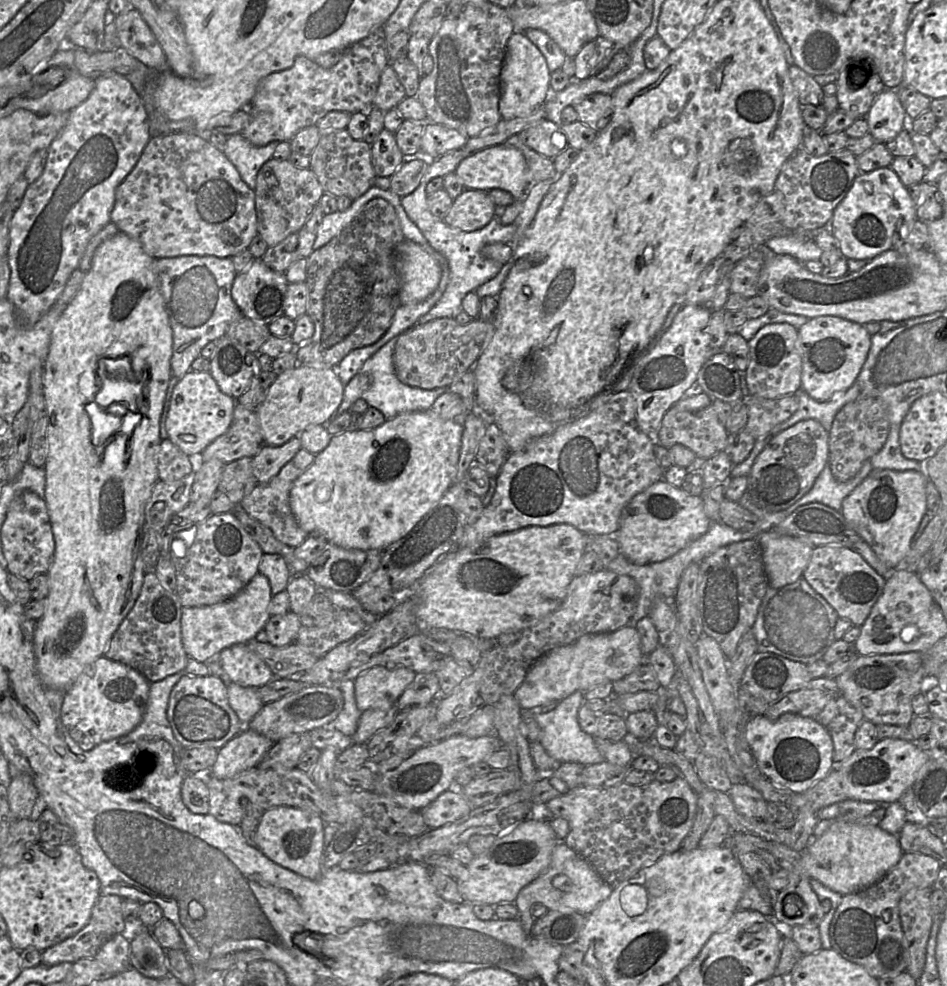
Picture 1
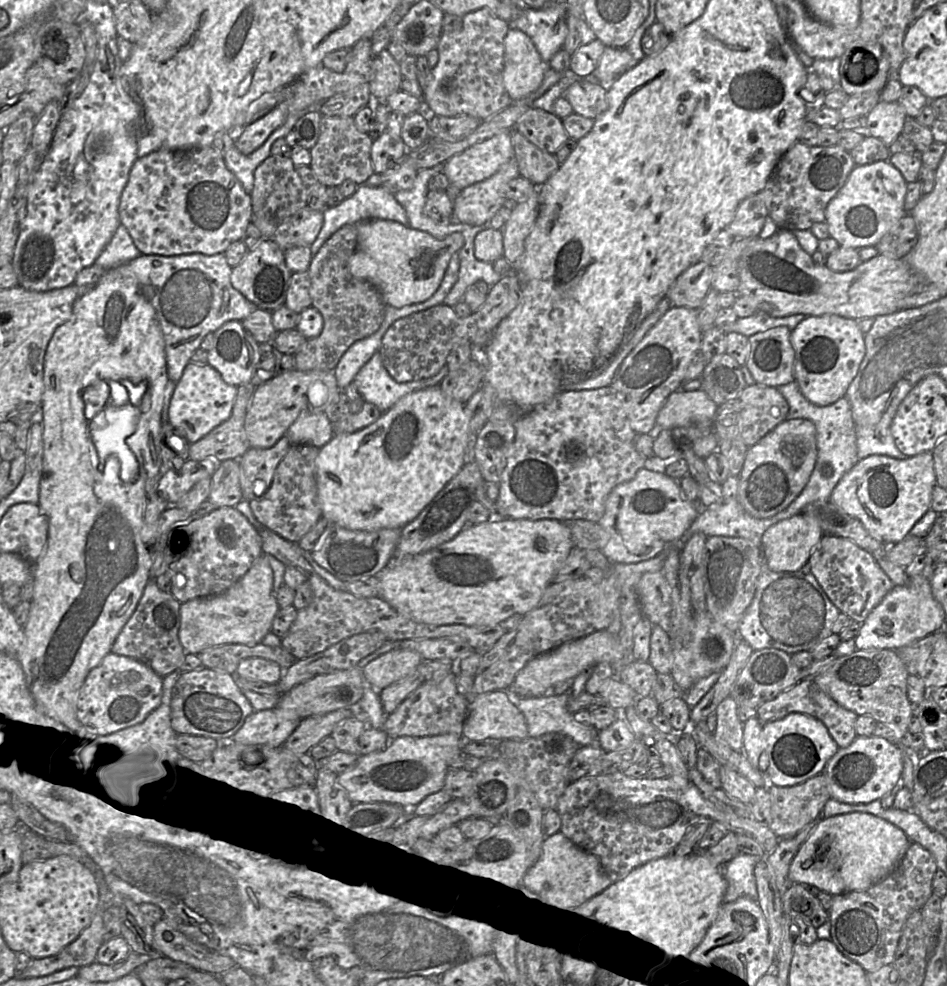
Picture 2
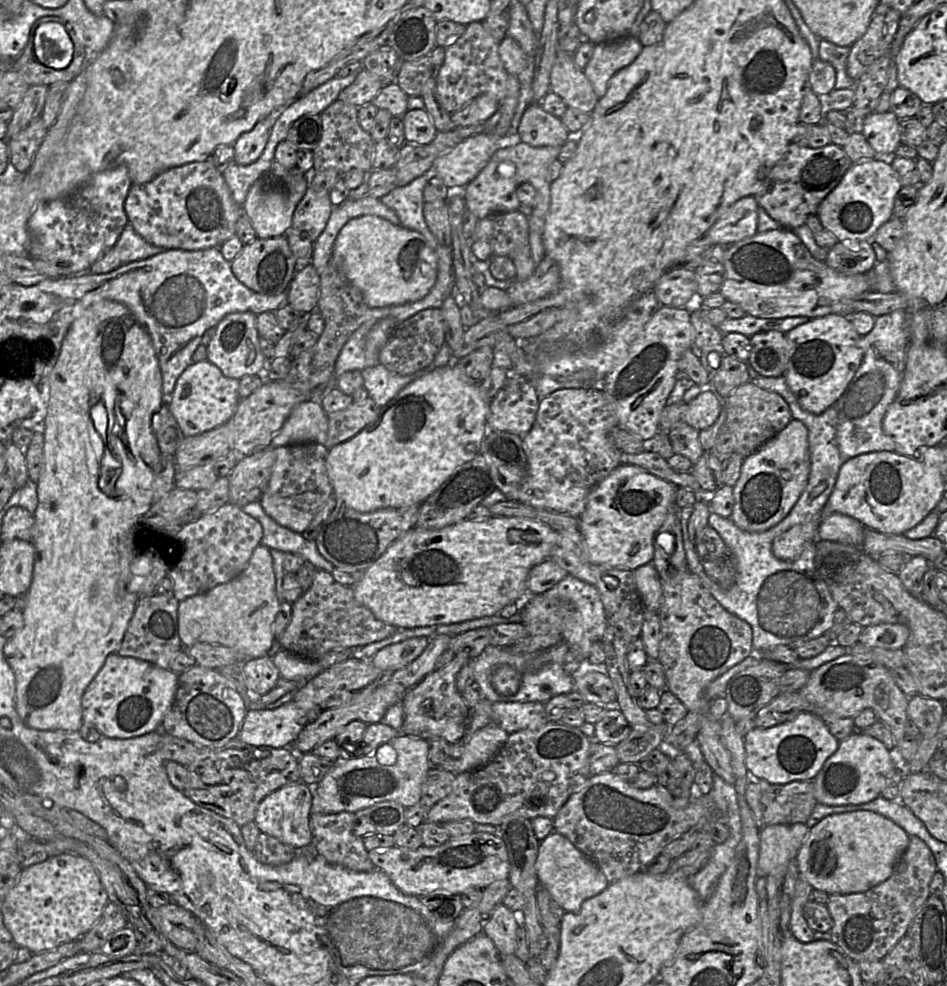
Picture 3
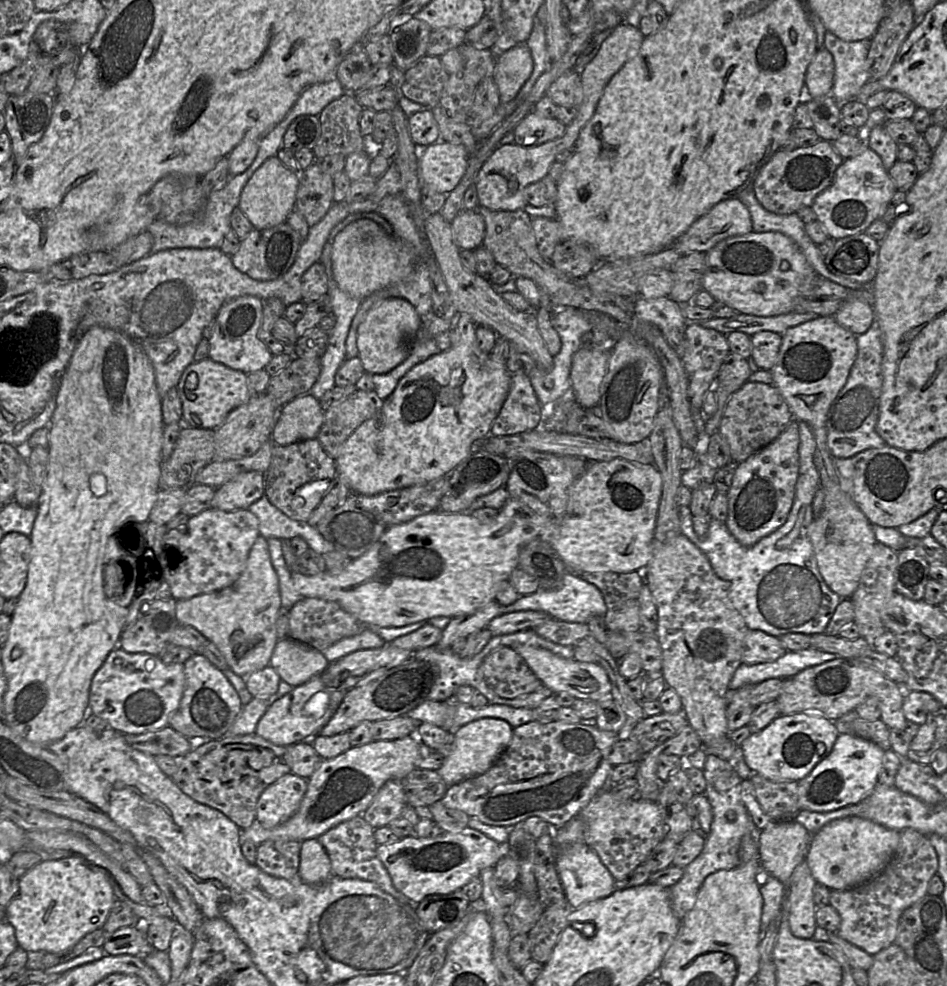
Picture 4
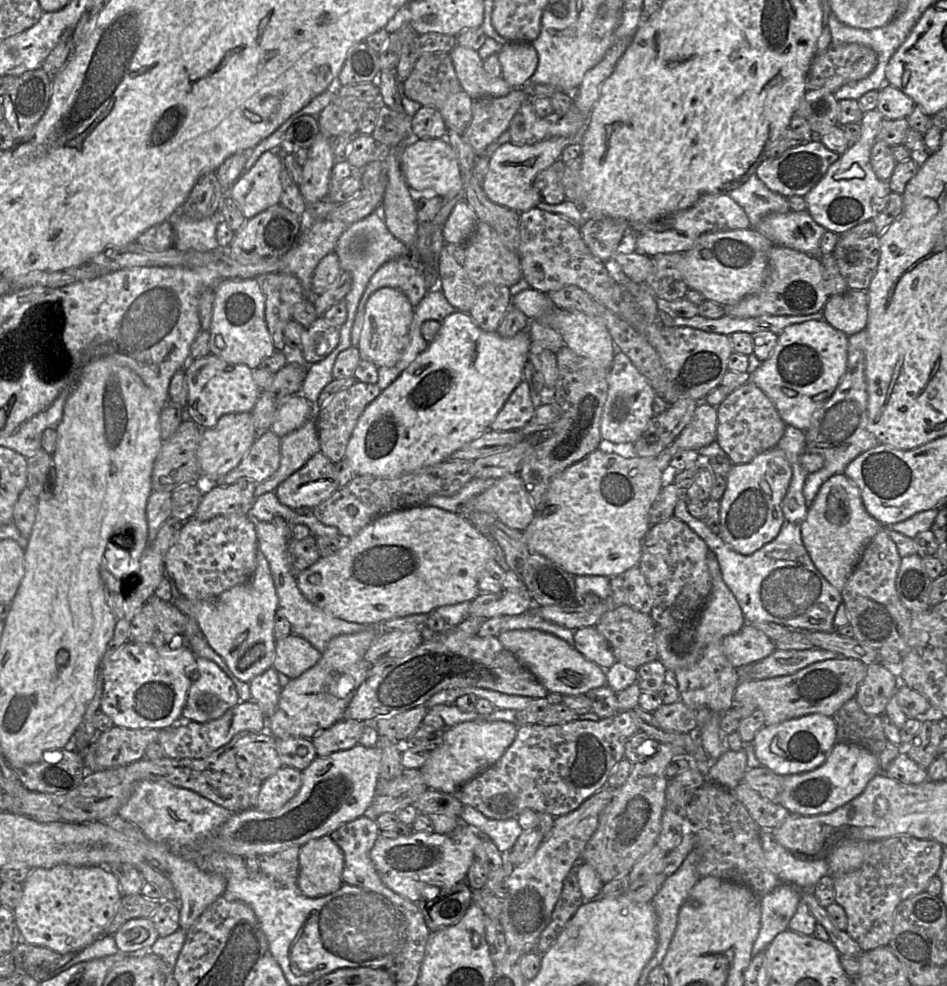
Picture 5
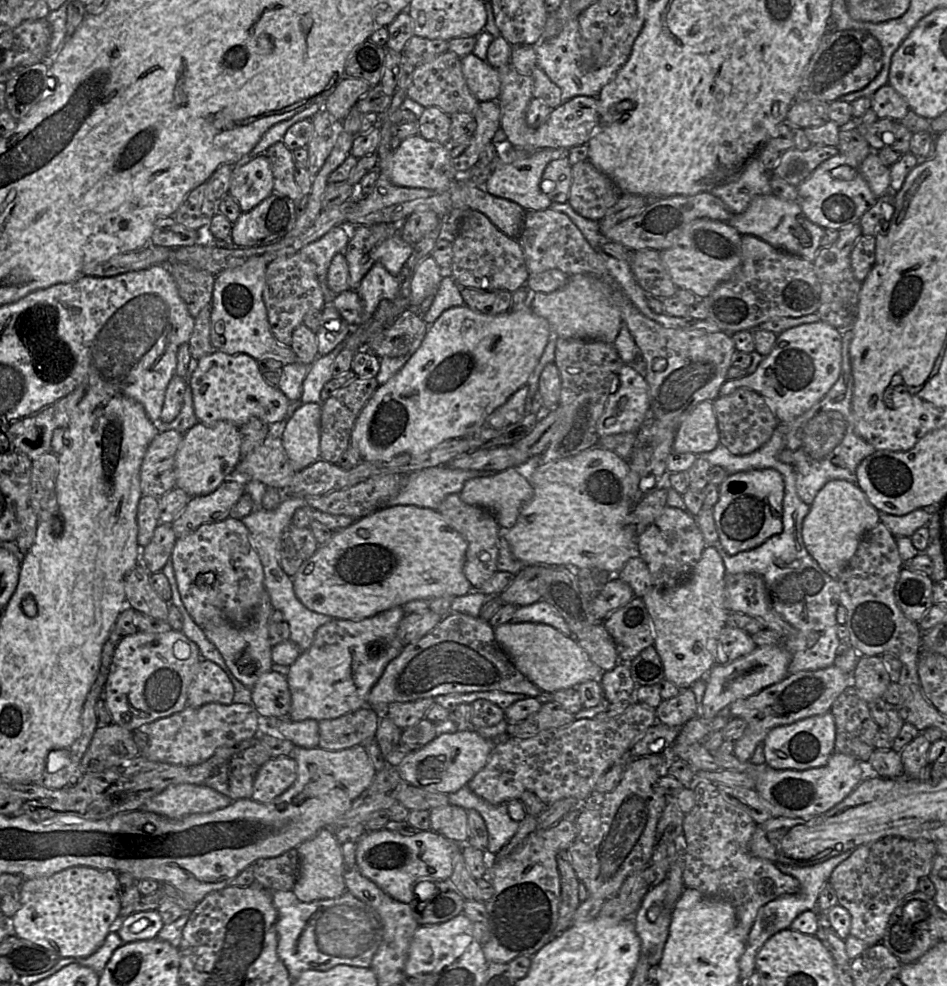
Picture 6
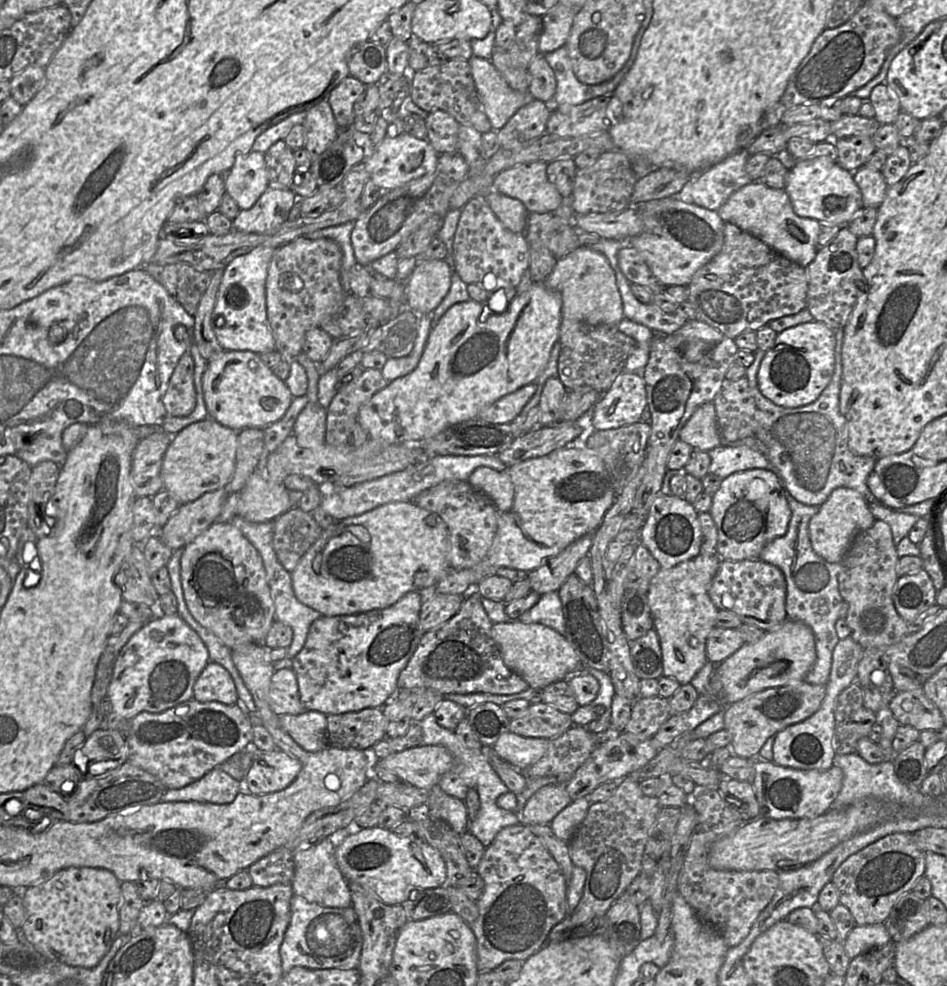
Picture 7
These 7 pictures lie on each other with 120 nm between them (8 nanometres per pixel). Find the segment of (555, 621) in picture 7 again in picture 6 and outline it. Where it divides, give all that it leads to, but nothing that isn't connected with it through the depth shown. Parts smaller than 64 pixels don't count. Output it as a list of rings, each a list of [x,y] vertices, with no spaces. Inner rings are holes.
[[[538,601],[518,607],[509,623],[541,623],[549,625],[568,637],[573,633],[561,614],[549,603]]]

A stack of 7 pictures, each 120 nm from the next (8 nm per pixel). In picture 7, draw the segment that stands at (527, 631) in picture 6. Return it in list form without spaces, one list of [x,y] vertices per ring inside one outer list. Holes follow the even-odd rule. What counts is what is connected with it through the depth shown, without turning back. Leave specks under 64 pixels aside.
[[[520,621],[493,623],[491,635],[500,649],[505,665],[533,690],[542,690],[551,683],[567,680],[583,669],[592,669],[580,665],[578,655],[566,638],[545,625]]]

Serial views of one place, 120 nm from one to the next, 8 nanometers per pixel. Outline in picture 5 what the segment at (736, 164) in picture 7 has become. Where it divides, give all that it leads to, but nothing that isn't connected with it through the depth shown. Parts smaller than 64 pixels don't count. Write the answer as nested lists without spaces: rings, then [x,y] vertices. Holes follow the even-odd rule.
[[[755,173],[744,184],[727,194],[745,211],[749,228],[756,229],[768,214],[790,211],[787,198],[771,191]]]

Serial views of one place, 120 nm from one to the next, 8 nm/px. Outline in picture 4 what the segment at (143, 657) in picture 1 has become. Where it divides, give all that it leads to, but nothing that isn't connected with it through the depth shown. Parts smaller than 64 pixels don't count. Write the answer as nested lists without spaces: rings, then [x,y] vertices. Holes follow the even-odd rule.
[[[174,598],[154,599],[141,608],[137,620],[124,628],[118,647],[128,653],[146,653],[158,656],[164,646],[169,642],[173,629],[179,625],[175,616],[176,601]]]

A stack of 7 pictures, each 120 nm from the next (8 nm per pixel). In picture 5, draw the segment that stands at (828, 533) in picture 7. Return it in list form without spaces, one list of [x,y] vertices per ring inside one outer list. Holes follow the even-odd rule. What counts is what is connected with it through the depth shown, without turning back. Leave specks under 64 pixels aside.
[[[844,474],[826,480],[809,507],[801,527],[804,546],[826,580],[842,591],[864,550],[883,527],[866,510],[858,486]]]

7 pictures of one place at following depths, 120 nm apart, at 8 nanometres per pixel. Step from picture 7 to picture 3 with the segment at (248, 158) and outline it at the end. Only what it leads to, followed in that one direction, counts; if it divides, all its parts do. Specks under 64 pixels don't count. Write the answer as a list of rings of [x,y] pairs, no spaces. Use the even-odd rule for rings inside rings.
[[[297,167],[288,169],[286,177],[280,177],[278,184],[271,184],[269,177],[261,176],[249,188],[242,206],[243,214],[250,220],[256,237],[261,239],[283,235],[291,226],[292,216],[299,201],[309,186],[309,176]]]

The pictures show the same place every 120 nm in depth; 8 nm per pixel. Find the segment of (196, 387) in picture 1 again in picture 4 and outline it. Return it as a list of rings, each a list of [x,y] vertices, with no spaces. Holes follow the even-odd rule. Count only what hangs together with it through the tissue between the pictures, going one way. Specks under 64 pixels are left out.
[[[209,357],[202,361],[191,363],[184,370],[176,386],[182,403],[183,424],[197,429],[218,428],[231,411],[247,403],[253,395],[247,379],[247,374],[244,372],[228,368],[221,363],[211,360]],[[191,373],[196,373],[198,378],[197,388],[192,392],[186,388],[186,381]],[[189,393],[196,395],[196,399],[190,400],[187,397]]]

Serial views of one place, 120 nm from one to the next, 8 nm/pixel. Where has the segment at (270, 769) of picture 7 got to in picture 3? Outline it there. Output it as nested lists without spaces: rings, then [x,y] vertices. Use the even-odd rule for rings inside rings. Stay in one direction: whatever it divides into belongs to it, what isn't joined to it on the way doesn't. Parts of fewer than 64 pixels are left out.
[[[297,781],[283,786],[267,795],[259,804],[254,821],[260,832],[277,838],[296,849],[305,849],[313,844],[310,827],[313,787]]]

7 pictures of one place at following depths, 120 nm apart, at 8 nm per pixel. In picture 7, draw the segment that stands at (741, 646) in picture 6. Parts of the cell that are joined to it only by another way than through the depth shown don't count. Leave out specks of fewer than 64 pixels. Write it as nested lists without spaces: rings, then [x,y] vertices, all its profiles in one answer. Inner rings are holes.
[[[714,627],[706,641],[707,659],[713,664],[720,664],[744,643],[737,629]]]

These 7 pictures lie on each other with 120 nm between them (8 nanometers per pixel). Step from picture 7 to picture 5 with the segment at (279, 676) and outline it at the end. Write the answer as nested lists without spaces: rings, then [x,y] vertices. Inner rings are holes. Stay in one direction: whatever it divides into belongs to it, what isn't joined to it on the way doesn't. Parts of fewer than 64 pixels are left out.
[[[270,667],[248,682],[251,699],[261,708],[265,716],[271,715],[277,707],[281,686],[278,672]]]

